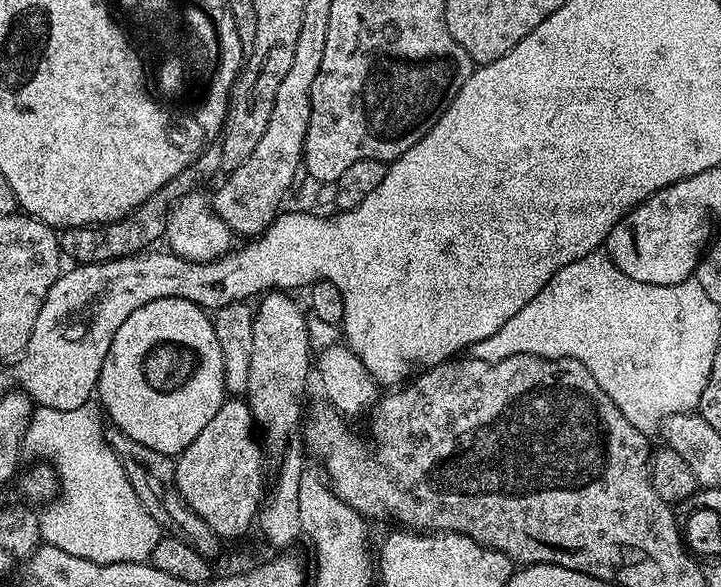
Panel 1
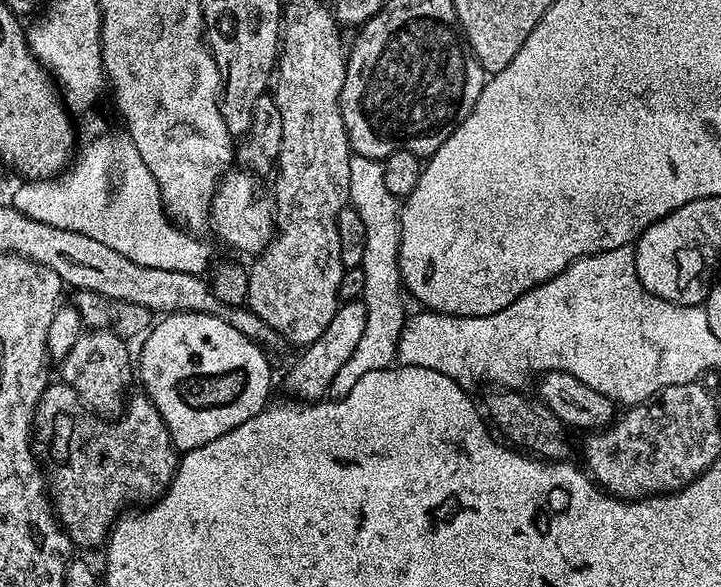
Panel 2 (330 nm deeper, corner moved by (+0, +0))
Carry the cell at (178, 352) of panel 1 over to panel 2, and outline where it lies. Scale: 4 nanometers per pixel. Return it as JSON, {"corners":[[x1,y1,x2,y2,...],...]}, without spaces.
{"corners":[[174,312,157,319,143,340,140,356,138,352,138,380,144,383,143,391,154,402,158,414,162,414,162,422,166,422,172,435,172,444,181,453,214,442,214,438,234,430,234,426,242,426,246,418,254,418,254,414,269,403,268,395,272,392,269,353,256,341,246,338,246,334,234,330,224,317,201,312]]}

